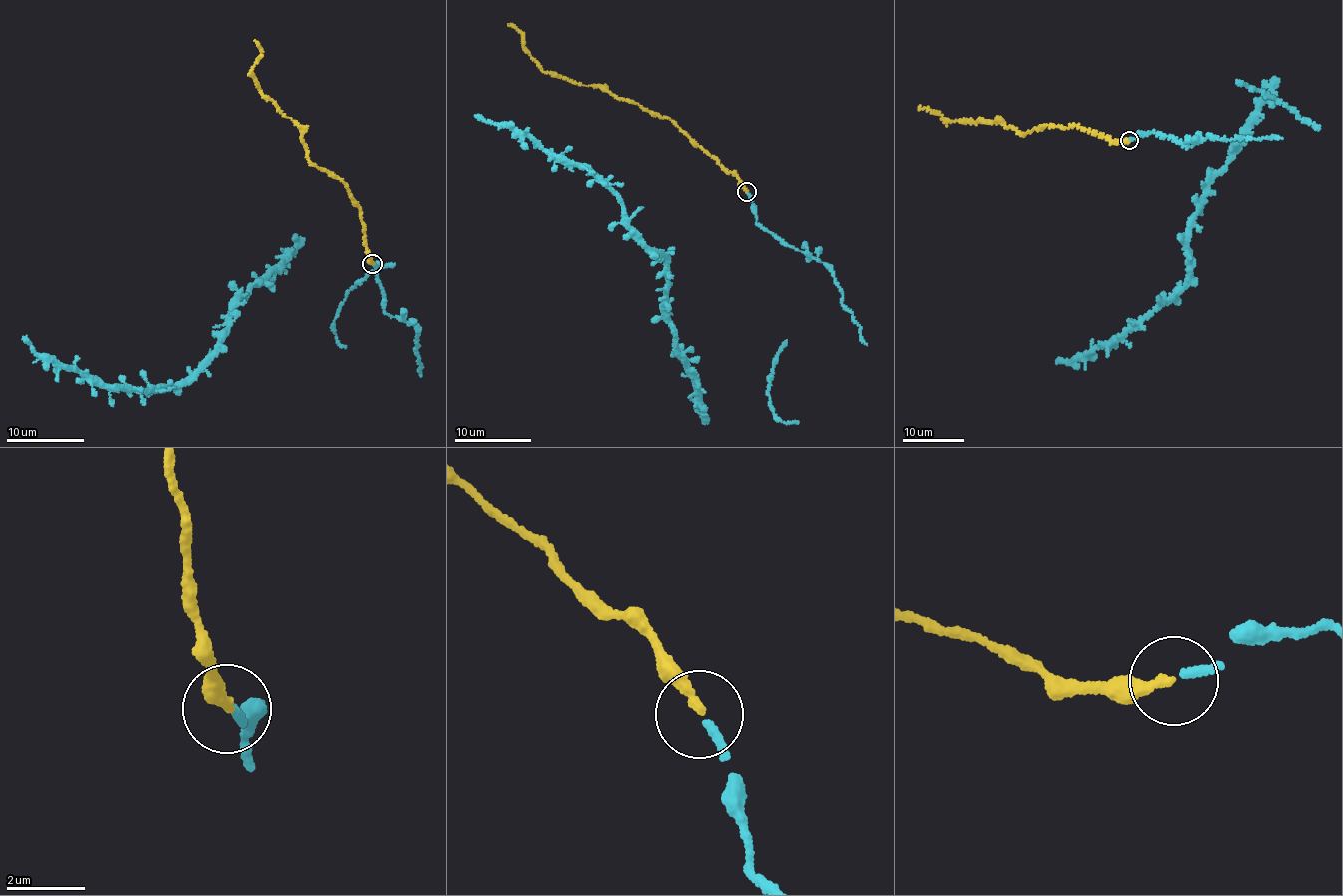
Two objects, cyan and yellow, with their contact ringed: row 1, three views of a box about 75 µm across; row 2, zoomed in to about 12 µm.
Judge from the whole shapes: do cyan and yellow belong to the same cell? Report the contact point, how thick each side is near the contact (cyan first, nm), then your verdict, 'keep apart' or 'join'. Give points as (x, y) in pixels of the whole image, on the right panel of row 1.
place (1129, 140); calibres 200 and 240 nm; join

